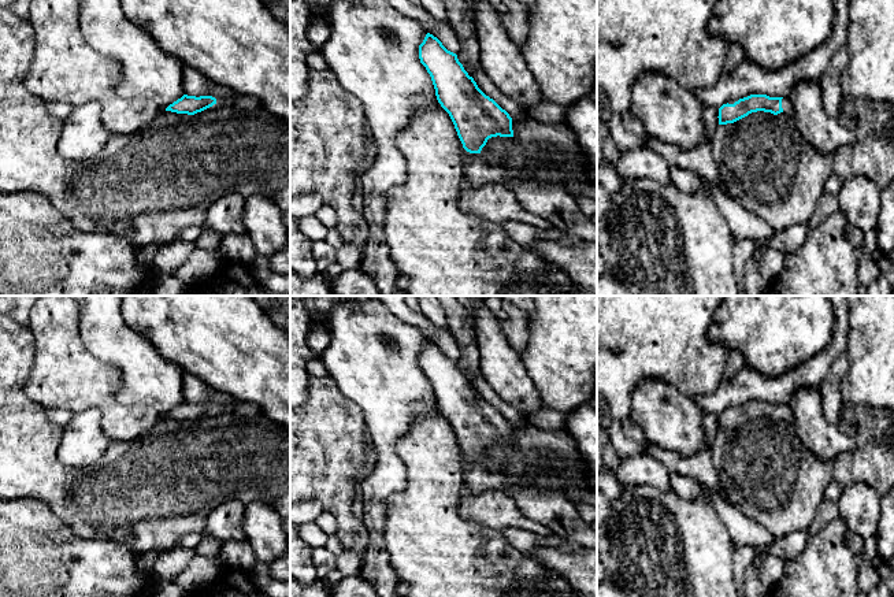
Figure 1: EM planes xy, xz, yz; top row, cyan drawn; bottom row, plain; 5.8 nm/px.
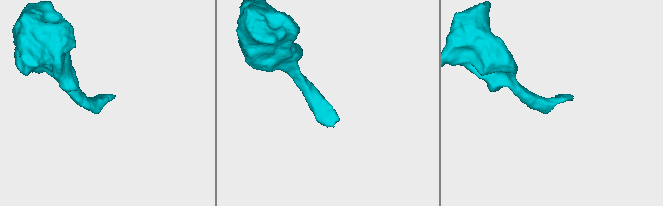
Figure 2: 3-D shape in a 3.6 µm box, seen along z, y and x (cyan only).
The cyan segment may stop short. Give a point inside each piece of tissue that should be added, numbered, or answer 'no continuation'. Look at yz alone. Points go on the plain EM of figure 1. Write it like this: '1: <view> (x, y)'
1: yz (787, 415)

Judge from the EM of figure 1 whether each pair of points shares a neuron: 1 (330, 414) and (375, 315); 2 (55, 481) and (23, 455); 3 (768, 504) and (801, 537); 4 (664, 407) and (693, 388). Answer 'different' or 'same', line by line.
1: different
2: same
3: different
4: different

